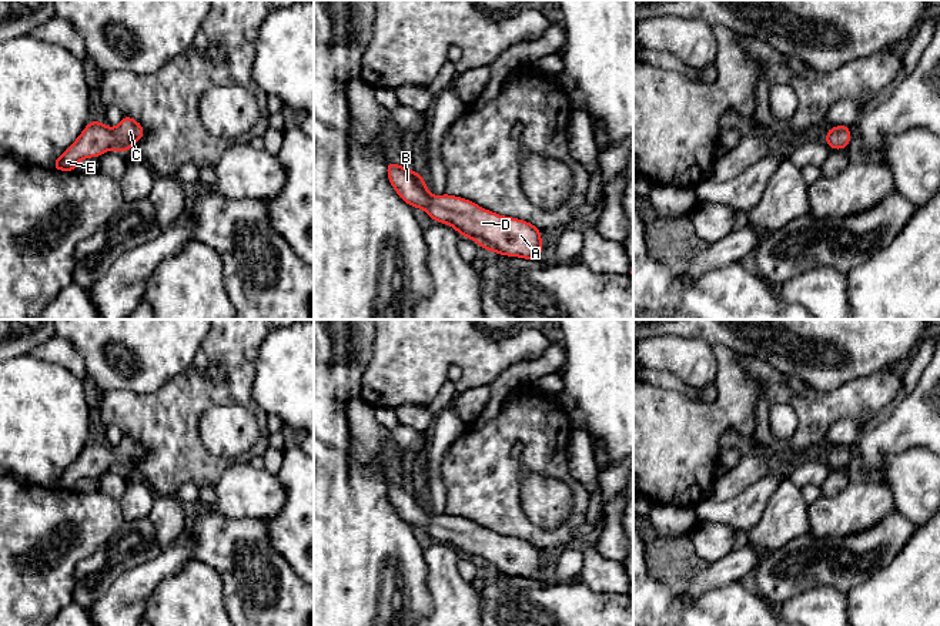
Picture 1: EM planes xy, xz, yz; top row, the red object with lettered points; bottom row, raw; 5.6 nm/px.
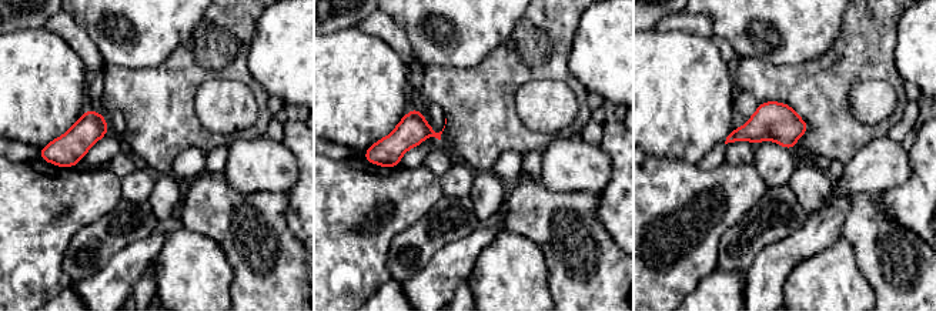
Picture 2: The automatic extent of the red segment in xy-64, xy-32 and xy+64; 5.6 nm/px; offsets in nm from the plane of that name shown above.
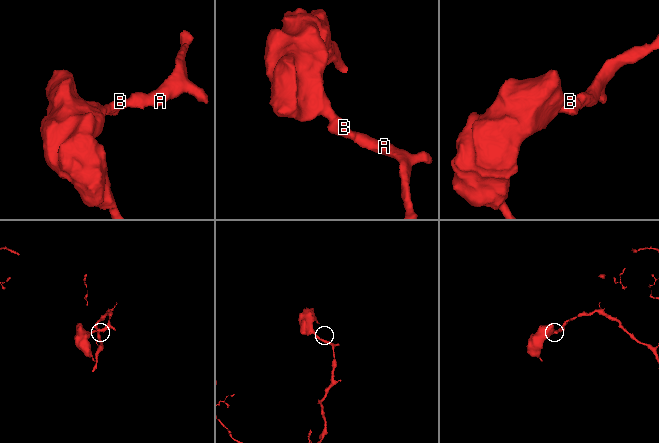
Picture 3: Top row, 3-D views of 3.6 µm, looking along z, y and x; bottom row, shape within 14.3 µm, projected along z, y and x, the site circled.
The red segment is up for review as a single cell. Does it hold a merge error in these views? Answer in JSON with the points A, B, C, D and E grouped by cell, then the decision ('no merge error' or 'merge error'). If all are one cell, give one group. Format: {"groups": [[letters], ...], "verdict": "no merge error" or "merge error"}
{"groups": [["A", "B", "C", "D", "E"]], "verdict": "no merge error"}

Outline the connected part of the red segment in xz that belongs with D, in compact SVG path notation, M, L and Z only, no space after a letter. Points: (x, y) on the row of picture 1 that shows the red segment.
M389 160L387 171L391 185L407 204L424 208L432 220L449 224L462 237L476 241L482 250L526 260L541 258L541 231L528 221L501 217L461 197L431 195L419 173Z

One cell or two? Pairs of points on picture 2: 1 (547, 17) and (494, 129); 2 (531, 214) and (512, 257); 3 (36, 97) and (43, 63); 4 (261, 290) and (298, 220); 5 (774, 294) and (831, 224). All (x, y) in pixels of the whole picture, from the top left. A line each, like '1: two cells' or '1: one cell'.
1: one cell
2: two cells
3: one cell
4: two cells
5: one cell

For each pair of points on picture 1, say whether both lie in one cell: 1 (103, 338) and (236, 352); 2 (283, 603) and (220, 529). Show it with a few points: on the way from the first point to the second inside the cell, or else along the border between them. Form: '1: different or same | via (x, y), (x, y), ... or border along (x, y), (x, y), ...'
1: different | border along (207, 334), (200, 347), (198, 361), (179, 375)
2: same | via (264, 585), (233, 548)

